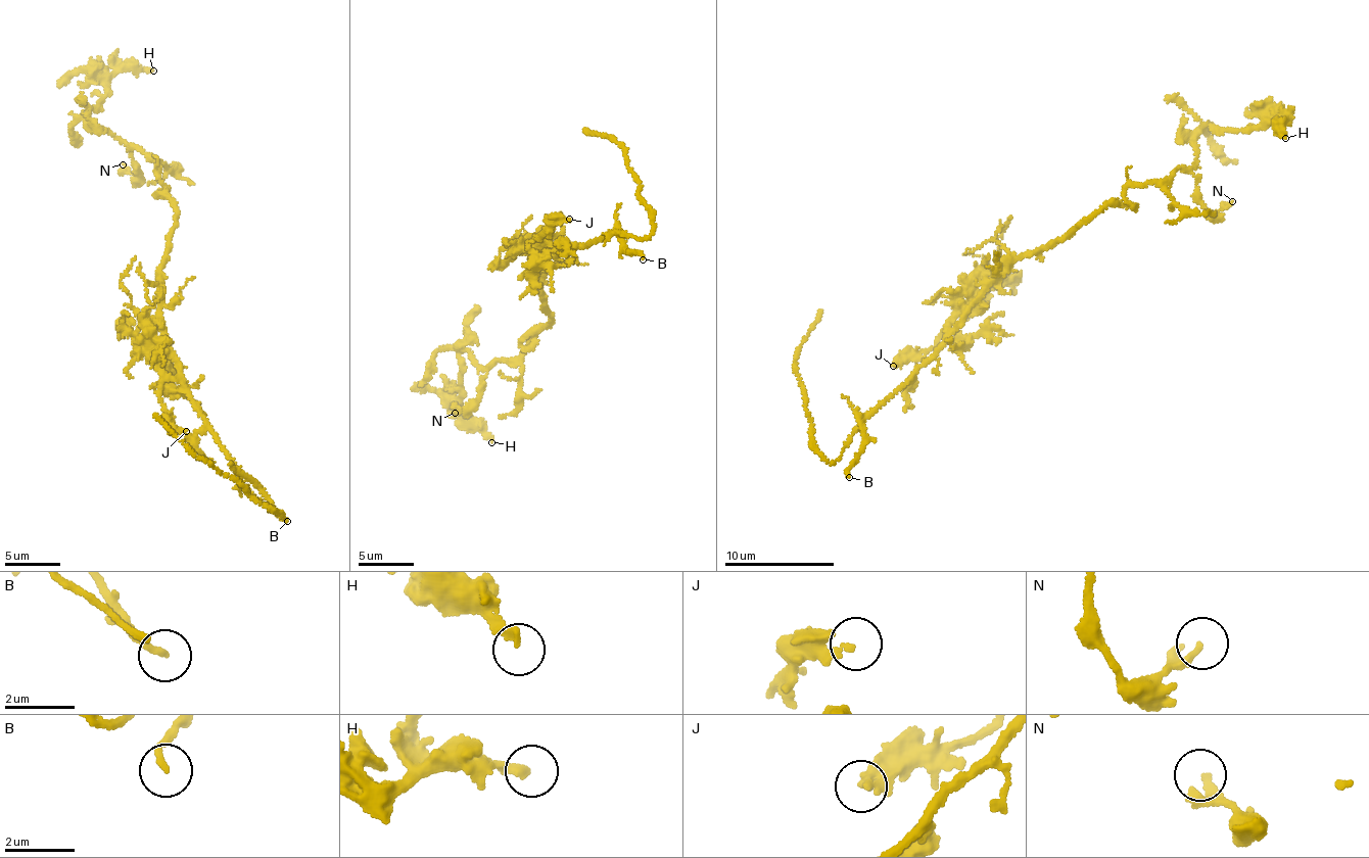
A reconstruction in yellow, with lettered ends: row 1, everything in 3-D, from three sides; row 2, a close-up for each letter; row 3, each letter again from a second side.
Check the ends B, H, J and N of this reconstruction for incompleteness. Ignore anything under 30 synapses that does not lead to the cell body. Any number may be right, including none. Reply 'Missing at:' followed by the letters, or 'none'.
Missing at: none

